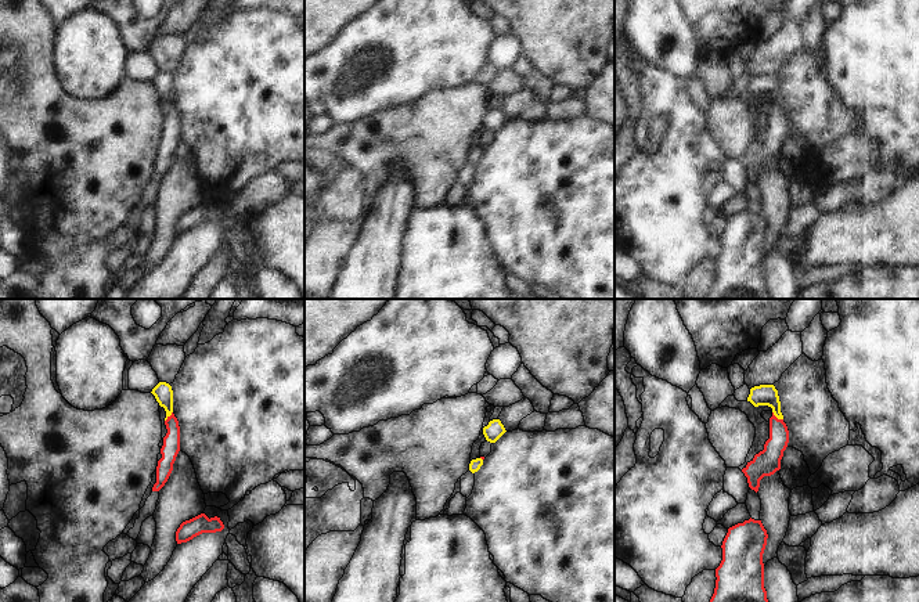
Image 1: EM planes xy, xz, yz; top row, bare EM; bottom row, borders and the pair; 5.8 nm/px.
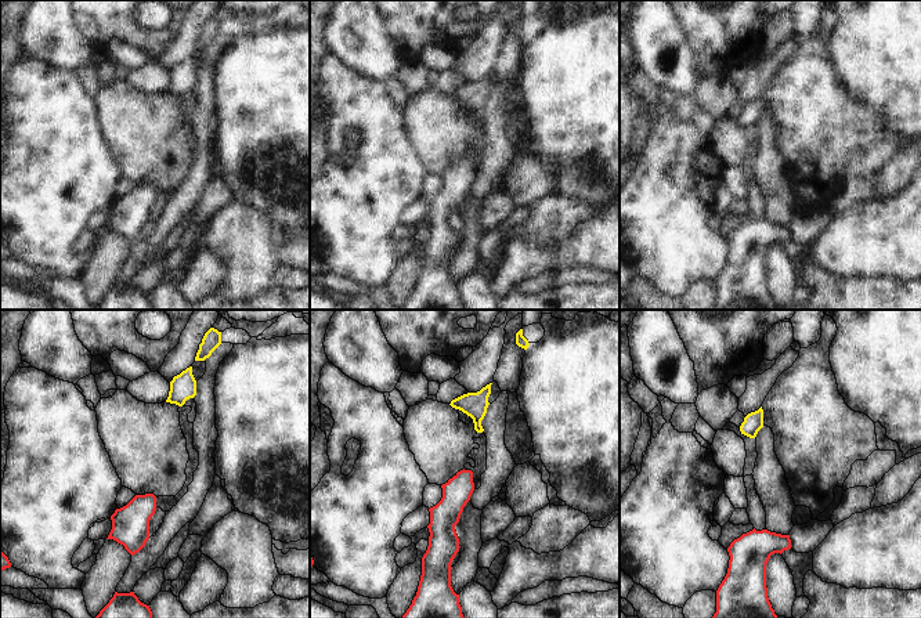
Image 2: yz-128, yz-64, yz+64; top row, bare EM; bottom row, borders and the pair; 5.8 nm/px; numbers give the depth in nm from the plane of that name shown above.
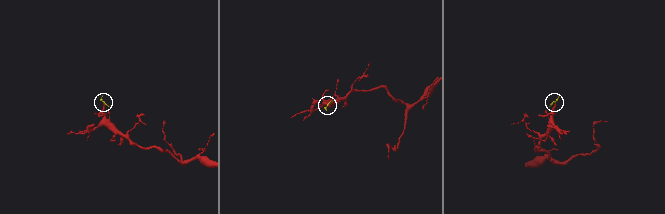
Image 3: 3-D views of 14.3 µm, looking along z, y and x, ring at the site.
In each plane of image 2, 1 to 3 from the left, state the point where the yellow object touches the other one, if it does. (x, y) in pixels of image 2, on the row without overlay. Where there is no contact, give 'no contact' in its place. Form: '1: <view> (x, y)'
1: no contact
2: no contact
3: no contact

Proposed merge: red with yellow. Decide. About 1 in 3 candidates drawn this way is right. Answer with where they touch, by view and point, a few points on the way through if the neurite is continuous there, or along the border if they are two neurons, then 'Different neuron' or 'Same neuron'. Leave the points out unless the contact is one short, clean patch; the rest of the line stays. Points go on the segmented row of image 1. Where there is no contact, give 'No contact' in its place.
Touches red at yz (775, 417). Path across: yz (770, 458), (775, 446), (775, 417), (775, 406), (764, 395). Same neuron

